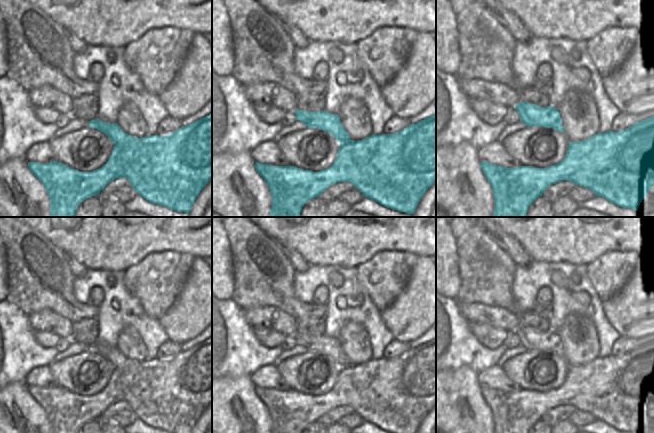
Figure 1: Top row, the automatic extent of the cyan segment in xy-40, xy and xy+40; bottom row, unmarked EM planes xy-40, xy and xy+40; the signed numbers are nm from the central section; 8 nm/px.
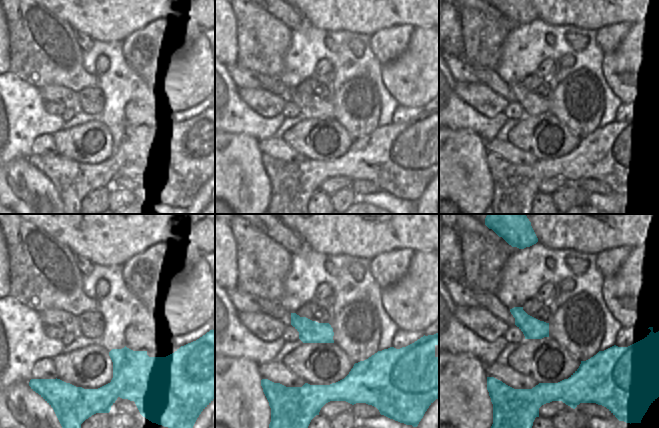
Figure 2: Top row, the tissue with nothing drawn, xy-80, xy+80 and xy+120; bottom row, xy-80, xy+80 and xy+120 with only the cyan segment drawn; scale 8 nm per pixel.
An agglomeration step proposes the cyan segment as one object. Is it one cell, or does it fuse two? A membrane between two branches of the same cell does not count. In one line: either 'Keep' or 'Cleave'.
Cleave

